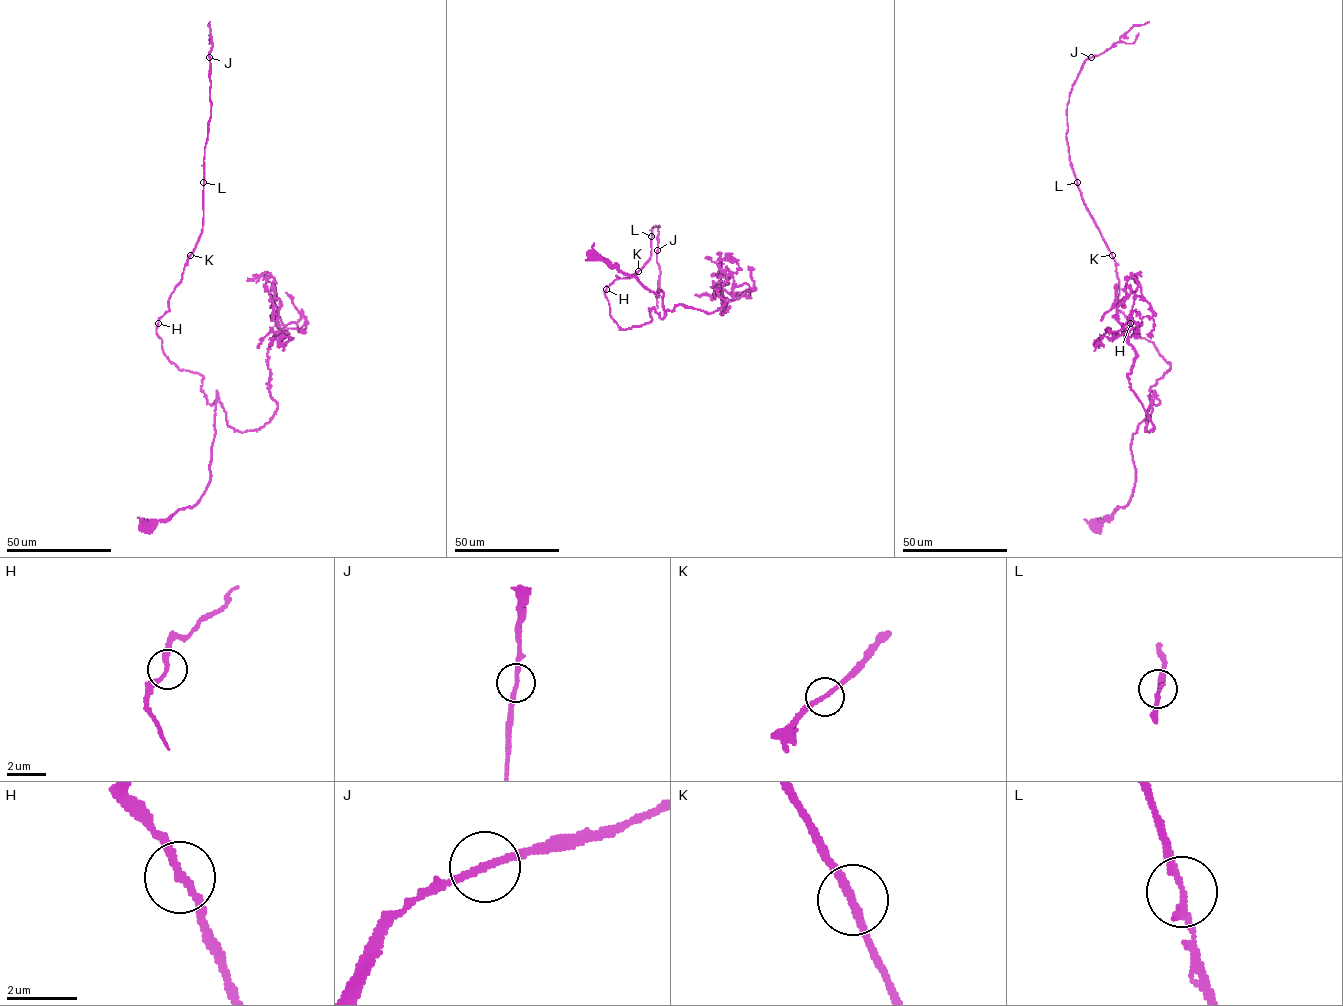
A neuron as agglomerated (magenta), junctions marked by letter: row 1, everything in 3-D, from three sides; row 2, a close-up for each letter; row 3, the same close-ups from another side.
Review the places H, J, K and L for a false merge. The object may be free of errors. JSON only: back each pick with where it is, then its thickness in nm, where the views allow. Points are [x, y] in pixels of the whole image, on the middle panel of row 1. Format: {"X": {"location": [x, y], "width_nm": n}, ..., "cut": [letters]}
{"cut": []}

